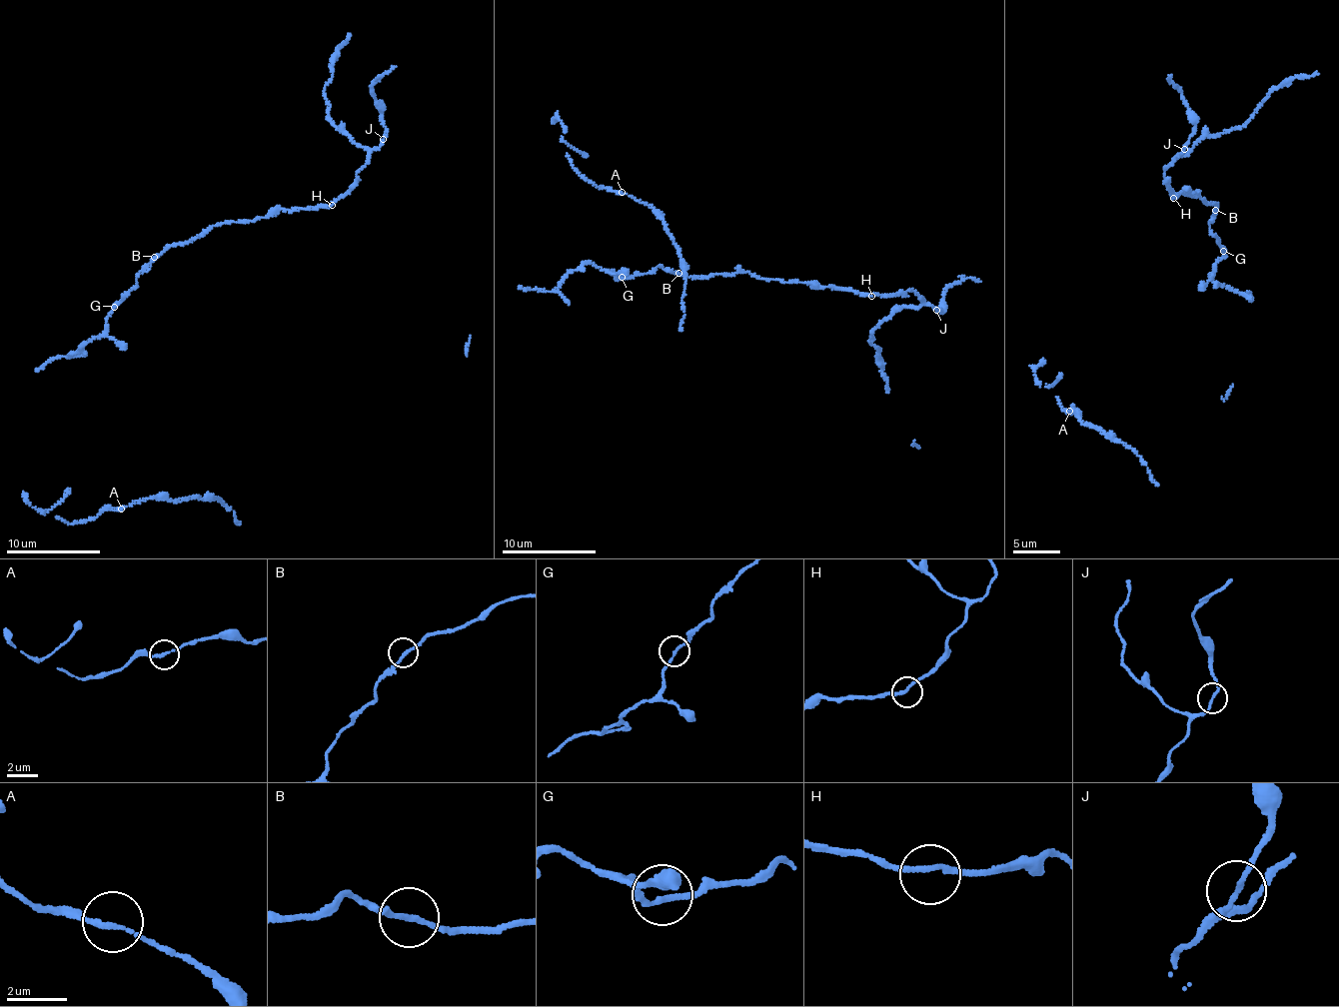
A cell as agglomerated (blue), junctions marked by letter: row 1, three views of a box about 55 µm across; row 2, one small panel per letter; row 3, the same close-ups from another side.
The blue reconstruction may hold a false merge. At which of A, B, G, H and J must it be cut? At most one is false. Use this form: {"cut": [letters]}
{"cut": []}

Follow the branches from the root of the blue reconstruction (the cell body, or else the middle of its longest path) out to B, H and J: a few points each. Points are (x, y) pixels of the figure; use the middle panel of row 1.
B: (698, 276), (686, 277), (678, 273)
H: (698, 276), (748, 272), (762, 278), (814, 283), (871, 296)
J: (698, 276), (748, 272), (762, 278), (814, 283), (868, 295), (909, 289), (937, 310)

